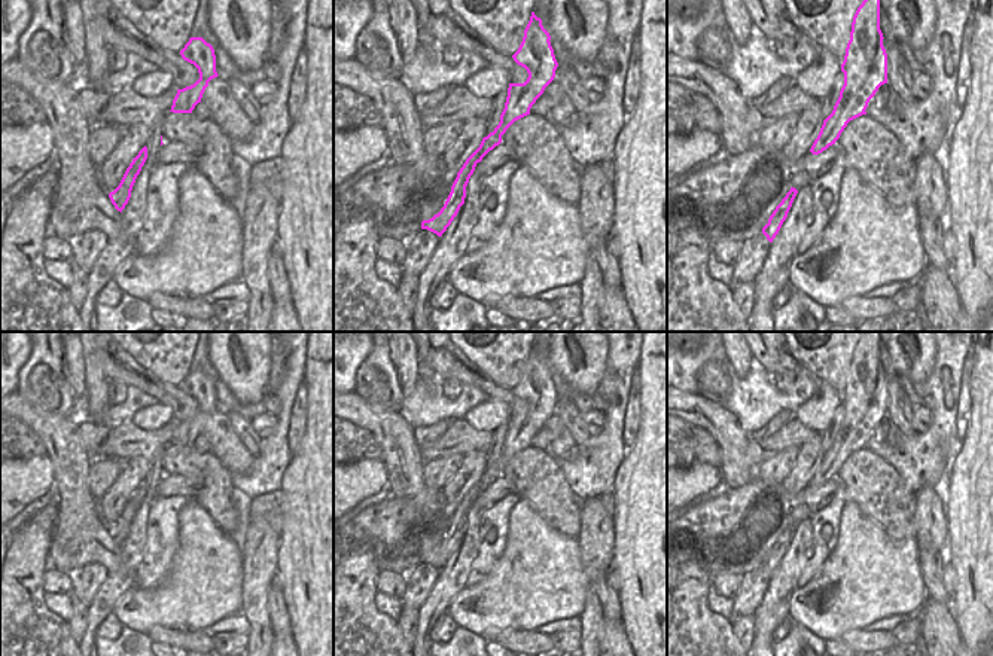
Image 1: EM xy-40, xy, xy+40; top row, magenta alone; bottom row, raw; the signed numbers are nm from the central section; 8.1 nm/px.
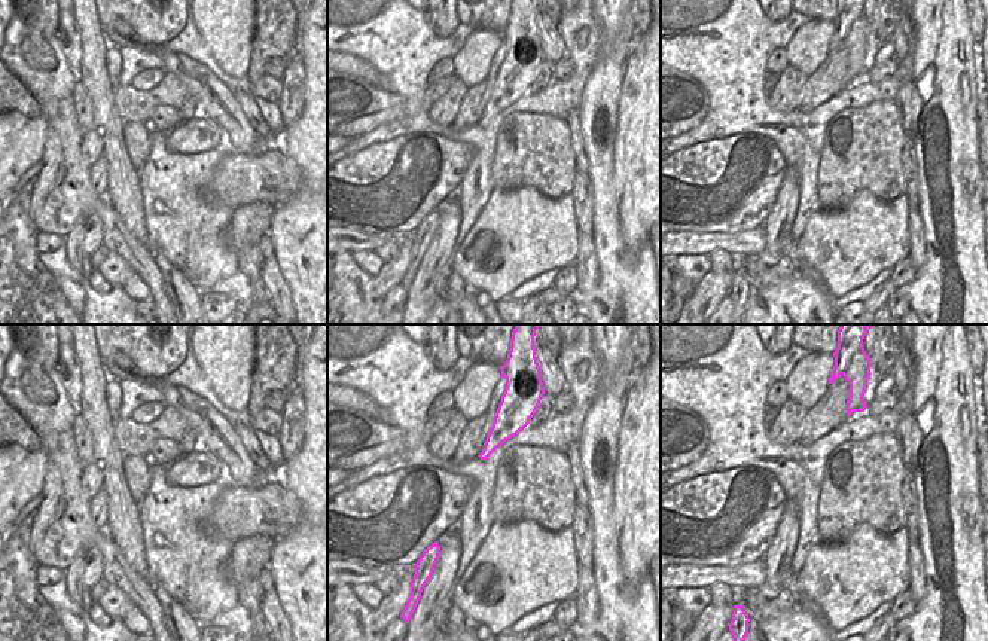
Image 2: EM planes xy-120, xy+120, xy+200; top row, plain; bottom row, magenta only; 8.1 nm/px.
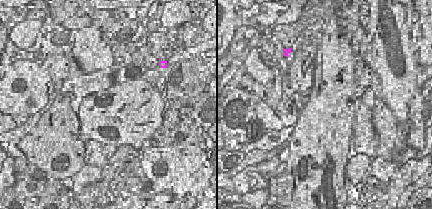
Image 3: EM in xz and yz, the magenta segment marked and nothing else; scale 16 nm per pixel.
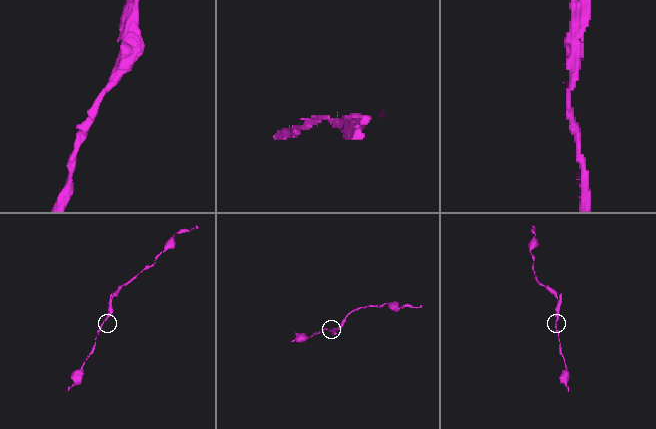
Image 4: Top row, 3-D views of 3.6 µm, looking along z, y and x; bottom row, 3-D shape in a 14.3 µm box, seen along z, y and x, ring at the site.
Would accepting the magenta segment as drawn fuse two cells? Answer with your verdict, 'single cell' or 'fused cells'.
single cell

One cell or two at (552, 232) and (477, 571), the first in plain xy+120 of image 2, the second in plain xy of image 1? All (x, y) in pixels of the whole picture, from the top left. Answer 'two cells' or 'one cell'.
two cells

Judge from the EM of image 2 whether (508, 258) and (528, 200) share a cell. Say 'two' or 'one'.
one

